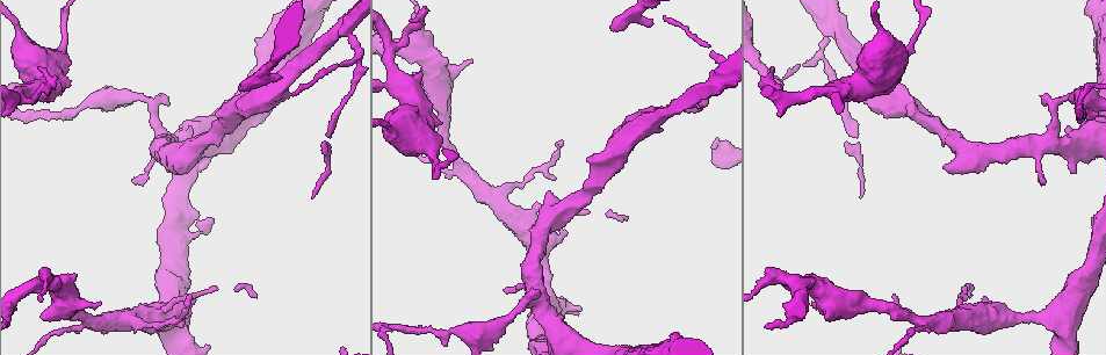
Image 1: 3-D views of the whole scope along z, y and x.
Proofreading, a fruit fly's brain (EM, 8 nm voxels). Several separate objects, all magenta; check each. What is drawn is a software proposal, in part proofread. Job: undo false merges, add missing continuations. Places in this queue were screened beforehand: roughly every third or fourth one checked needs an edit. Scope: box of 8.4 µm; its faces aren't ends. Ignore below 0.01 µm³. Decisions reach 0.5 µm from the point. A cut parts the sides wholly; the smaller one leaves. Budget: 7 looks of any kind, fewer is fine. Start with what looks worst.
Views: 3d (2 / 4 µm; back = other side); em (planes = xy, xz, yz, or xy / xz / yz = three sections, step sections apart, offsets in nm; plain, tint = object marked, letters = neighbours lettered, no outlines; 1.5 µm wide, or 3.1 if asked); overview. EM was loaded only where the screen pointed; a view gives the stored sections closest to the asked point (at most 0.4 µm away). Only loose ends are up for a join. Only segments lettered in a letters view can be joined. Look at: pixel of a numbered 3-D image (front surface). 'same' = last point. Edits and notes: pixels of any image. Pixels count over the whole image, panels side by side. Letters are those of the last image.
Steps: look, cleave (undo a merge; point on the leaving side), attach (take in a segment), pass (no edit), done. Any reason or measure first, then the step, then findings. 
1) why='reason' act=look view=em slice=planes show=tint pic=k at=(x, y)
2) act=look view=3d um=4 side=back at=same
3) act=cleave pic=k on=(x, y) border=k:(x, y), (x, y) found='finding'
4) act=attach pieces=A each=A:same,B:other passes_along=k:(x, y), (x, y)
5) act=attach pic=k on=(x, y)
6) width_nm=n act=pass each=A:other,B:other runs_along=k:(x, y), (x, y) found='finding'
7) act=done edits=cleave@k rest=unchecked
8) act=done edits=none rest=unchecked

why='free end' act=look view=em slice=xy step=8 show=tint pic=1 at=(242, 91)

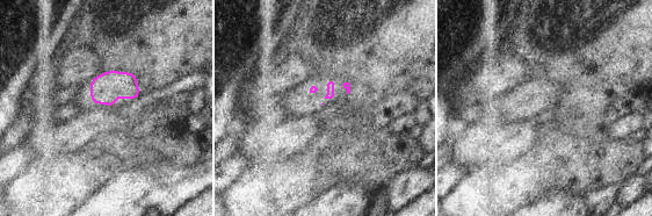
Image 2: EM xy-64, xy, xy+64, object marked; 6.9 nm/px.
why='another direction' act=look view=em slice=planes show=letters at=same

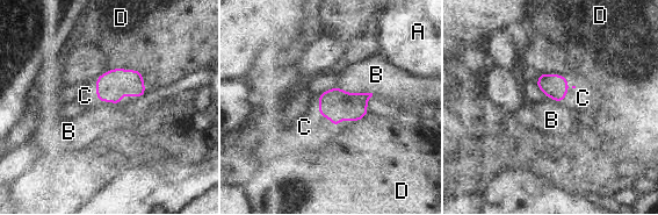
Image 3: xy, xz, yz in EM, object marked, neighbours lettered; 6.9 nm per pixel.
act=attach pieces=C each=A:other,B:other,C:same,D:other passes_along=3:(555, 86), (566, 79), (583, 98) found='the neuron continues'

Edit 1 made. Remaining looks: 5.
act=look view=overview

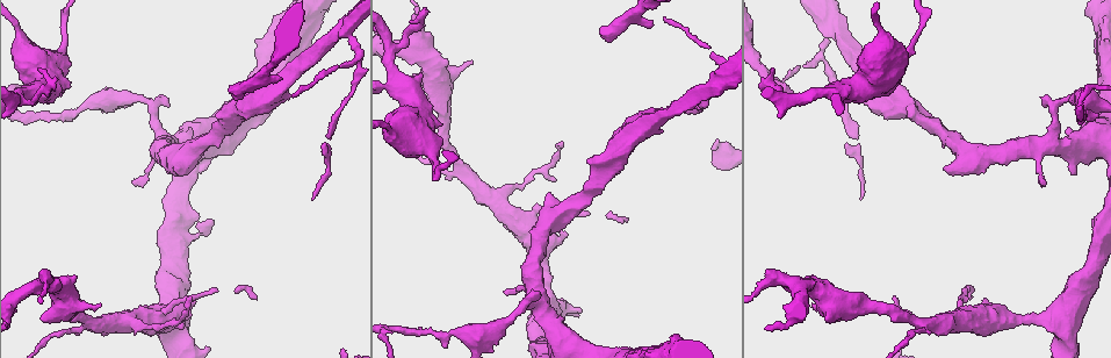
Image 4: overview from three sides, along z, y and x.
why='thin end' act=look view=em slice=planes show=letters pic=4 at=(191, 296)

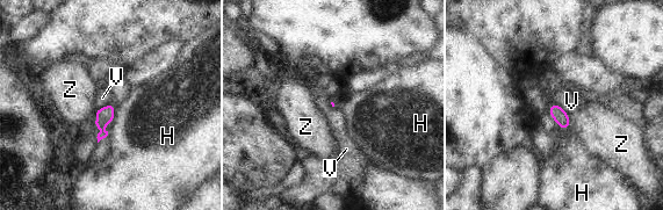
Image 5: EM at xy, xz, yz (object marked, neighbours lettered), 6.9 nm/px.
act=pass each=H:other,V:other,Z:other border=5:(109, 102), (95, 109) found='no lettered segment goes on from it'

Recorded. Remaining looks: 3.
why='sudden change in width' act=look view=3d um=4 pic=4 at=(839, 98)

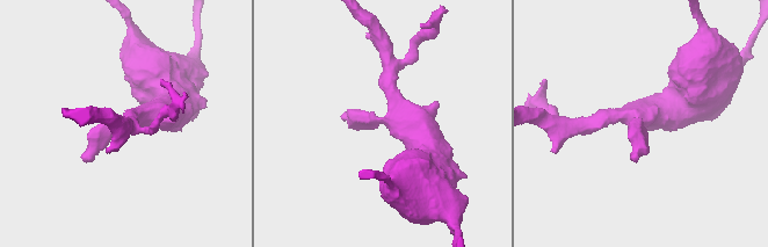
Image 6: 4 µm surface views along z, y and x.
why='now the EM' act=look view=em slice=xz step=8 show=tint pic=6 at=(392, 118)

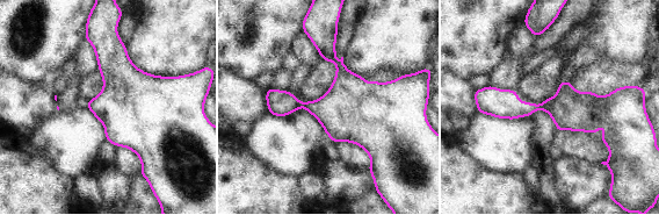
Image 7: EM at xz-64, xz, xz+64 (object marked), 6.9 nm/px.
why='another direction' act=look view=em slice=planes show=letters at=same

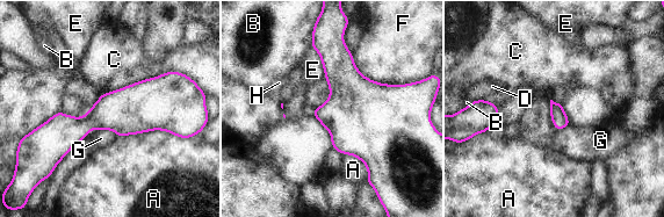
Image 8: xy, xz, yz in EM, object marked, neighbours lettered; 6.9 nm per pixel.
longest_contact=C:600nm act=pass each=A:other,B:other,C:other,D:other,E:other,F:other,G:other,H:other border=8:(98, 129), (110, 129), (117, 136) found='all the same neuron'

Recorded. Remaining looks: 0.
act=done edits=attach@3 rest=unchecked

